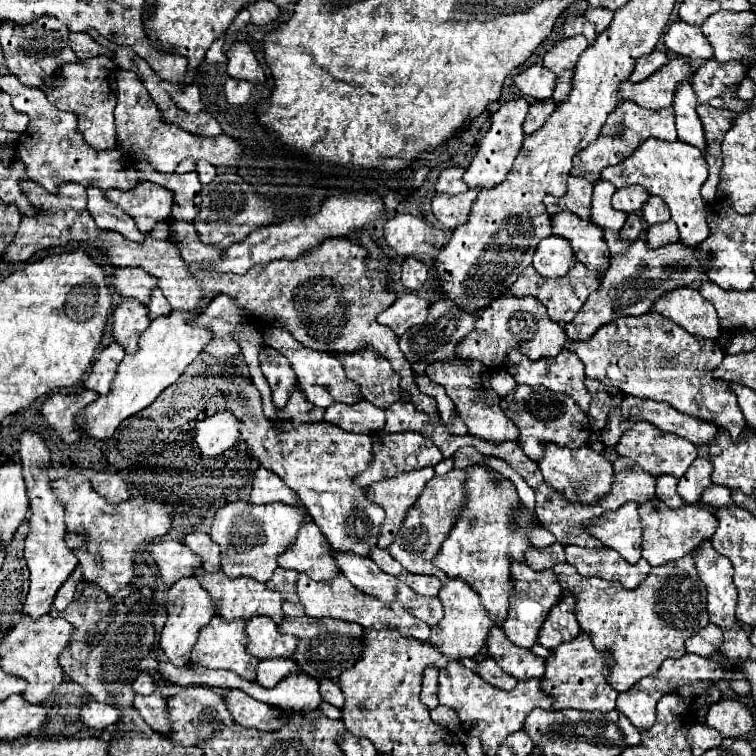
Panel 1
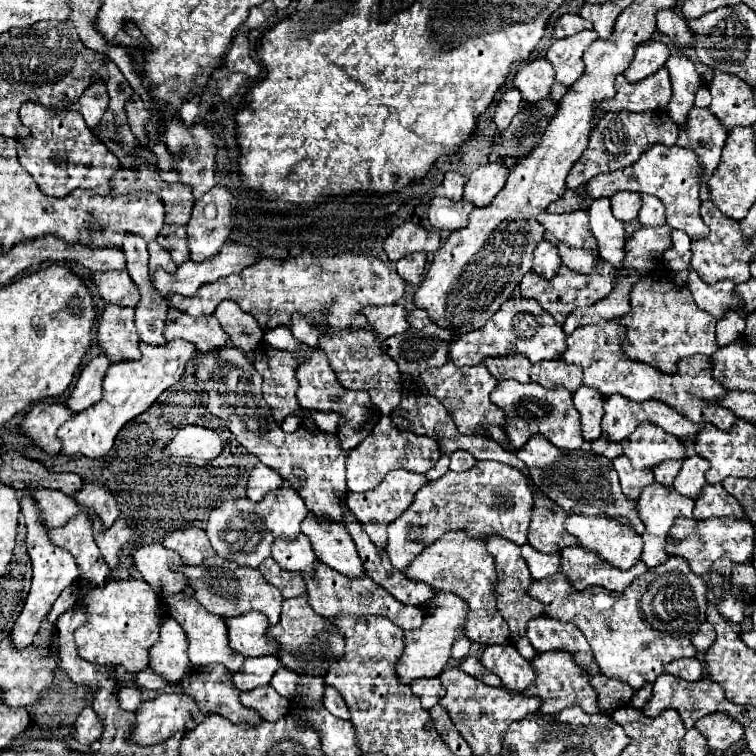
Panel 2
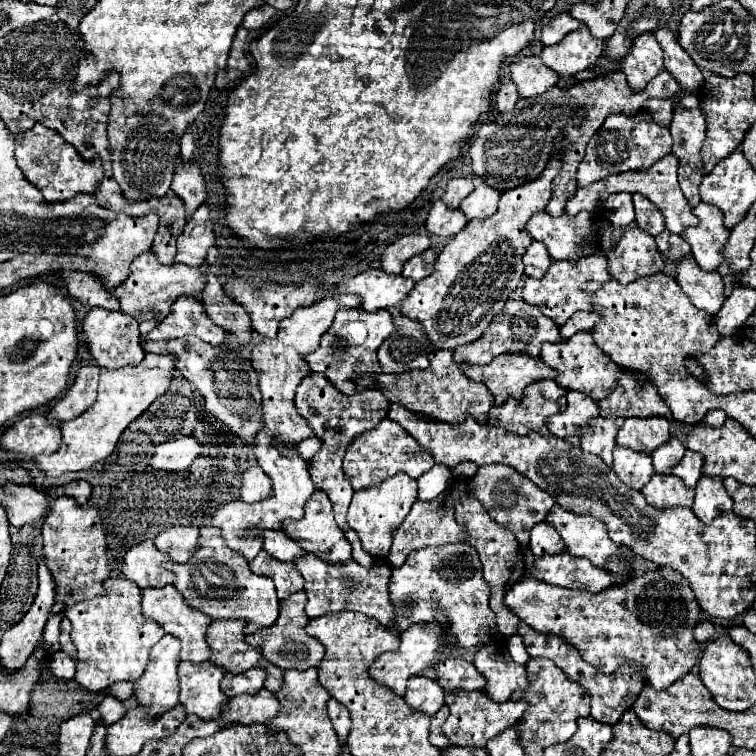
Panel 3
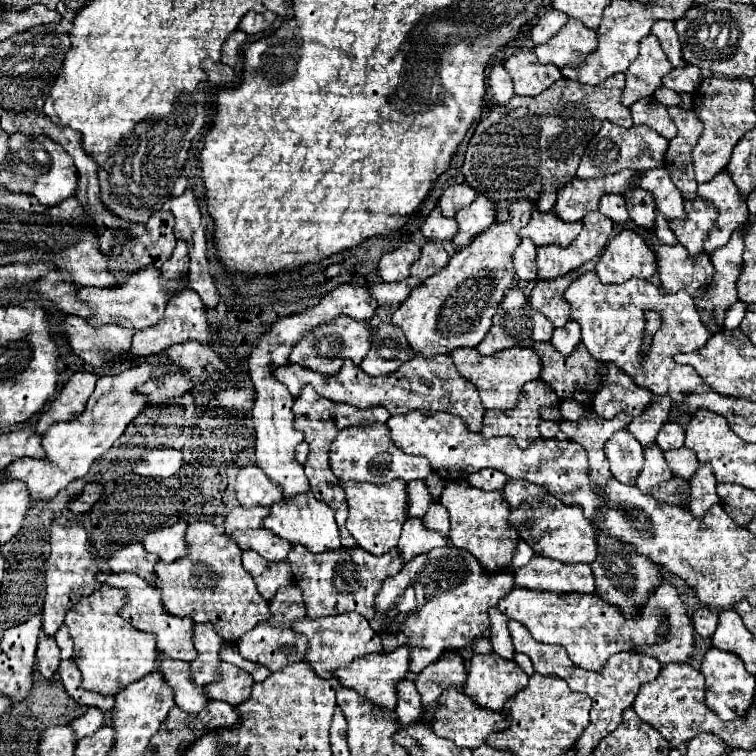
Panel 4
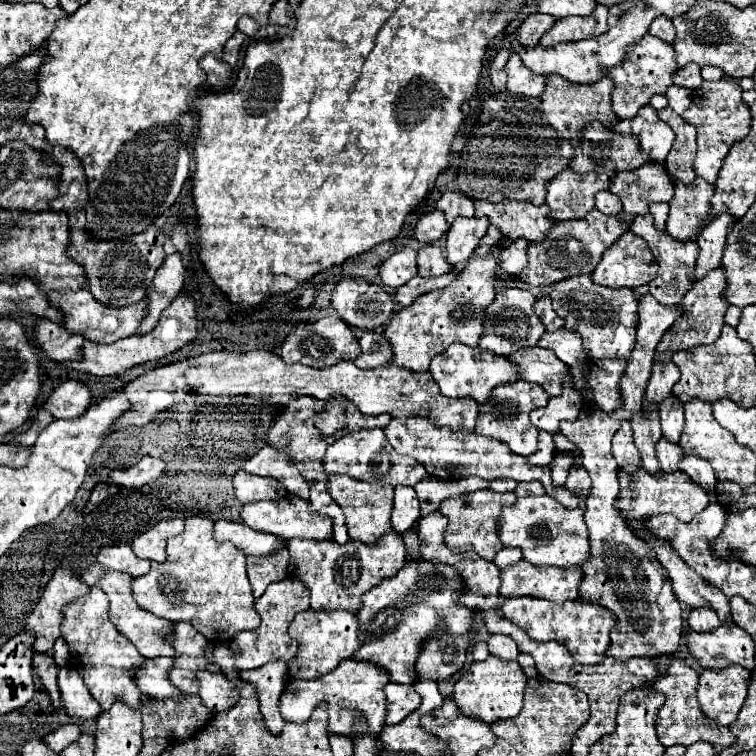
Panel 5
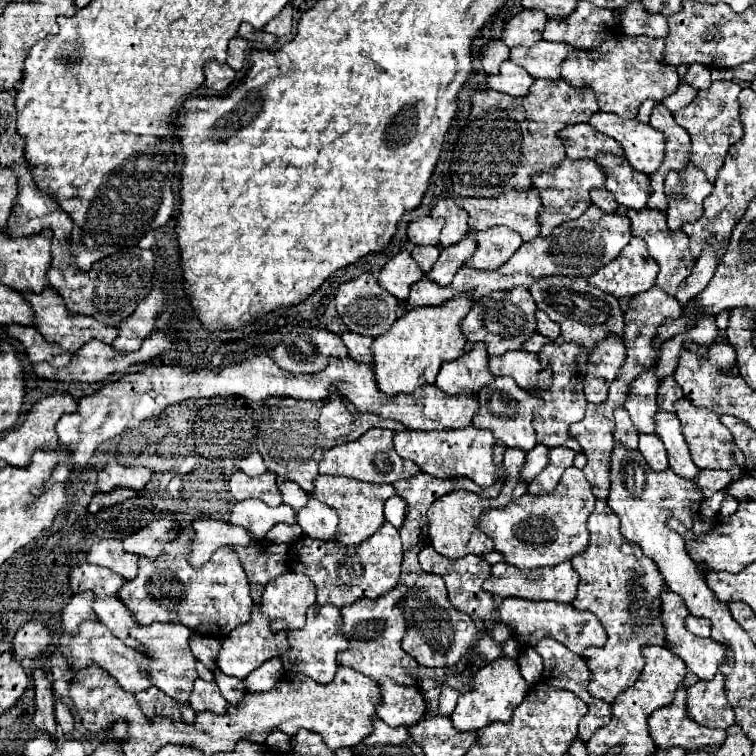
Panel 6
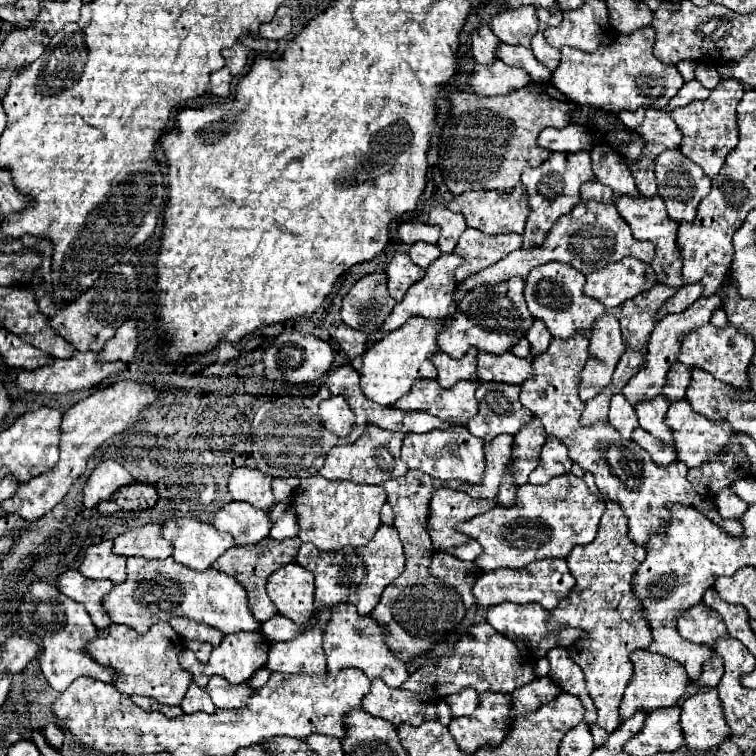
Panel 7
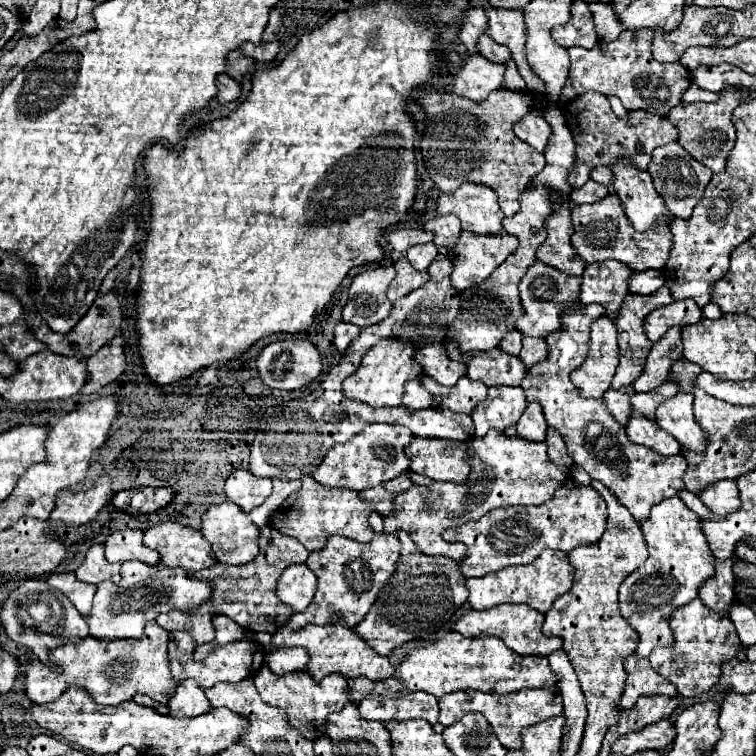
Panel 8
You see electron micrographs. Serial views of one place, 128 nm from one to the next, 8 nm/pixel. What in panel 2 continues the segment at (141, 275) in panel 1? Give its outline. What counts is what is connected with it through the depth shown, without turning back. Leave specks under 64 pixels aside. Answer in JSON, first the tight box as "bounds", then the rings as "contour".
{"bounds":[90,270,140,308],"contour":[[[126,270],[94,272],[94,274],[90,274],[90,278],[98,288],[98,296],[108,304],[134,308],[140,302],[140,290],[130,280]]]}

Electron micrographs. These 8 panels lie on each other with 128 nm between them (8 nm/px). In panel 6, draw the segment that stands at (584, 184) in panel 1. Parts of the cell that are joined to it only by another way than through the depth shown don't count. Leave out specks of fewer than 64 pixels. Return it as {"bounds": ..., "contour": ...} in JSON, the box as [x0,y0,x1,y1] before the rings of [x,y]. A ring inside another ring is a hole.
{"bounds":[450,64,712,196],"contour":[[[692,64],[688,68],[688,74],[686,74],[684,82],[692,84],[694,88],[708,88],[712,84],[712,80],[710,80],[710,68],[704,66],[704,64]],[[534,80],[528,96],[508,96],[494,90],[476,90],[470,98],[470,114],[454,144],[450,178],[458,196],[498,196],[508,190],[528,190],[534,172],[552,170],[566,158],[558,130],[588,122],[598,110],[590,88],[576,90],[564,80]]]}

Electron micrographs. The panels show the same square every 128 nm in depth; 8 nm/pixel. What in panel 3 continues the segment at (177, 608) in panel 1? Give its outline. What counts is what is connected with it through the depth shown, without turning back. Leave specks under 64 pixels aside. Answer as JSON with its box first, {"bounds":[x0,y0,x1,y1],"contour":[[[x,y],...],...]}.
{"bounds":[134,636,180,718],"contour":[[[164,636],[152,650],[146,672],[134,682],[134,698],[138,706],[146,708],[150,718],[160,718],[164,712],[172,710],[178,704],[178,662],[180,662],[180,646],[174,636]]]}

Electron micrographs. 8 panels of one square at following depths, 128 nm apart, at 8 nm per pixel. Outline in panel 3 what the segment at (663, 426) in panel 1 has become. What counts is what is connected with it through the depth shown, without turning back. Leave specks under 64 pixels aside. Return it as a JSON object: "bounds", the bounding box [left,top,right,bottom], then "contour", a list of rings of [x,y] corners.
{"bounds":[598,372,674,422],"contour":[[[630,372],[620,374],[618,386],[608,398],[598,402],[598,408],[602,418],[666,416],[670,422],[674,422],[668,406],[656,392],[656,386],[650,382],[640,384]]]}

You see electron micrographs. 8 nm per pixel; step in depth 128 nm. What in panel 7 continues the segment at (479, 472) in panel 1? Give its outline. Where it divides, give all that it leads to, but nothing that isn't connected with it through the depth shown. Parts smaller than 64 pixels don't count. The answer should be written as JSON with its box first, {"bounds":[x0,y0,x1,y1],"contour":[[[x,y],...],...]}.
{"bounds":[324,604,408,688],"contour":[[[336,604],[332,608],[328,628],[324,628],[324,652],[328,660],[328,674],[336,674],[344,668],[358,668],[370,680],[382,678],[388,686],[400,688],[408,680],[408,670],[406,664],[388,650],[384,636],[386,632],[370,616],[360,616],[352,604]]]}

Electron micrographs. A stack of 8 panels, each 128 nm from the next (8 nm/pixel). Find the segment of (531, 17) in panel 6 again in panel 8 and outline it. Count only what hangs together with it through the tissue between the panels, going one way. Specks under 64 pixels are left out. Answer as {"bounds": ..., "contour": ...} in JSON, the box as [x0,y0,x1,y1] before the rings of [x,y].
{"bounds":[486,8,544,94],"contour":[[[488,8],[486,16],[488,16],[486,34],[512,52],[512,58],[514,58],[518,71],[526,82],[527,89],[535,94],[544,94],[544,82],[532,72],[526,59],[526,26],[522,20],[522,10]]]}

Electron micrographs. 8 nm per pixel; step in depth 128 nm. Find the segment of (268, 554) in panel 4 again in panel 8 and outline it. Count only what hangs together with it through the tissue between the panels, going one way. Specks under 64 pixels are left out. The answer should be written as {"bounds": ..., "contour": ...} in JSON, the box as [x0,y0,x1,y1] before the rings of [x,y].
{"bounds":[144,522,214,570],"contour":[[[162,522],[144,532],[144,546],[160,552],[160,566],[202,570],[214,564],[212,546],[200,530],[176,522]]]}

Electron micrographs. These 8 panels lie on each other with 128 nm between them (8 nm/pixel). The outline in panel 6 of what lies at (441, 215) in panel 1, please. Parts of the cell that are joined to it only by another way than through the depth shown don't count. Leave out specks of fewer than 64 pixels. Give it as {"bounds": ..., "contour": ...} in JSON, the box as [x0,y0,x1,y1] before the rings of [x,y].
{"bounds":[408,216,444,246],"contour":[[[432,216],[418,218],[408,224],[408,240],[418,246],[426,246],[426,244],[436,246],[440,242],[442,226],[444,222],[440,218],[432,218]]]}

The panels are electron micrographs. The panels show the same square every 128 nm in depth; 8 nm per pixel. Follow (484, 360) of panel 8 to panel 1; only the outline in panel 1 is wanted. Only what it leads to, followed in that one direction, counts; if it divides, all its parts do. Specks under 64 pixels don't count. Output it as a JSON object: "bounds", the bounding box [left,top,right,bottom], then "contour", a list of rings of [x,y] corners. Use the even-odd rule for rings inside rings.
{"bounds":[568,312,746,440],"contour":[[[648,312],[642,316],[618,318],[600,326],[600,330],[596,330],[588,342],[570,340],[568,350],[584,362],[586,378],[614,386],[622,394],[668,402],[678,412],[712,422],[716,426],[722,424],[732,440],[740,440],[740,434],[746,428],[736,394],[728,390],[726,382],[712,378],[712,370],[708,370],[716,368],[724,358],[720,344],[716,340],[692,336],[660,314]],[[668,354],[672,354],[672,360],[666,360]]]}

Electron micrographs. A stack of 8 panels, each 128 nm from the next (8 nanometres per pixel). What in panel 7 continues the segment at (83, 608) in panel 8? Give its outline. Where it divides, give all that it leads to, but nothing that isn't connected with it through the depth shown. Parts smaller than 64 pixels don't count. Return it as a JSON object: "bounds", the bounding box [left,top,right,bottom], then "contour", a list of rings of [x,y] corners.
{"bounds":[58,570,114,630],"contour":[[[68,570],[68,572],[60,574],[58,582],[60,582],[58,584],[60,592],[64,592],[68,598],[80,602],[86,608],[86,612],[90,614],[92,624],[98,630],[104,630],[110,624],[110,618],[102,606],[102,598],[114,586],[110,580],[90,580],[86,576],[82,576],[78,570]]]}

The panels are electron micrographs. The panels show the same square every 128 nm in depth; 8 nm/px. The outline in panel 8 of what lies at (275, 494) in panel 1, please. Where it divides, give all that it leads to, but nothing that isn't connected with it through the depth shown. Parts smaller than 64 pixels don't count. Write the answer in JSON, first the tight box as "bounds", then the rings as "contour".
{"bounds":[224,470,272,512],"contour":[[[234,470],[224,488],[226,496],[236,502],[244,512],[250,512],[252,508],[260,506],[272,492],[272,480],[268,478],[256,478],[248,470]]]}

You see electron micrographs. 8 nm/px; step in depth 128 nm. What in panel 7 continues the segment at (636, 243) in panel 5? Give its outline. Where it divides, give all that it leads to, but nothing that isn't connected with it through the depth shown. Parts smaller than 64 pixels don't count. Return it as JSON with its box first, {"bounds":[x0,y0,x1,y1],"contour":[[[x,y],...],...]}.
{"bounds":[584,258,656,308],"contour":[[[624,258],[604,266],[600,272],[590,272],[586,276],[584,294],[596,298],[606,308],[622,306],[622,302],[634,298],[636,294],[652,288],[656,284],[654,270],[640,262],[638,258]]]}

